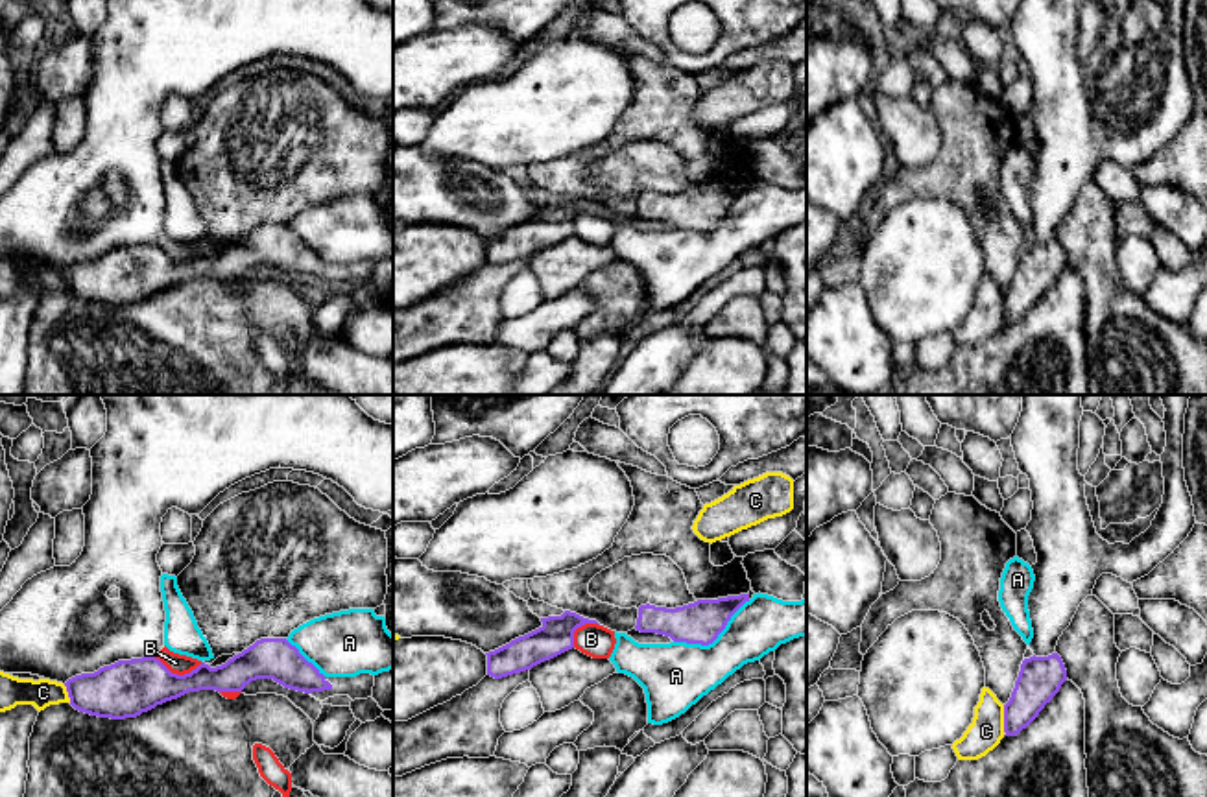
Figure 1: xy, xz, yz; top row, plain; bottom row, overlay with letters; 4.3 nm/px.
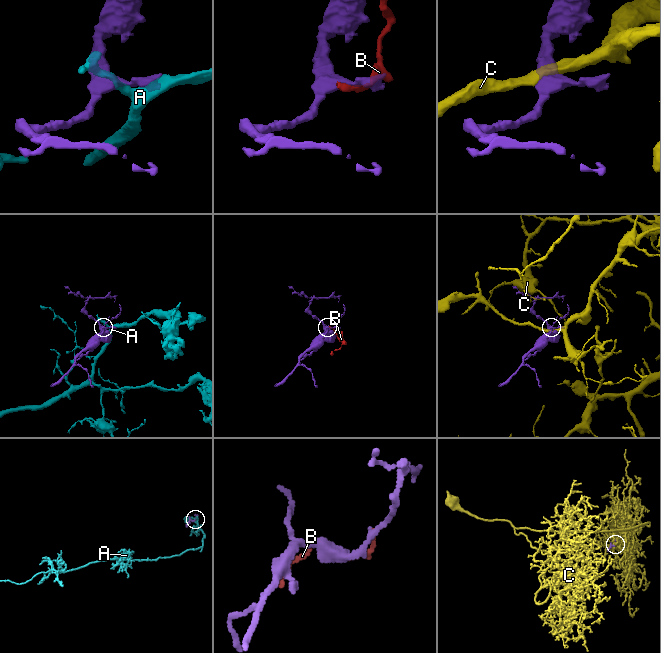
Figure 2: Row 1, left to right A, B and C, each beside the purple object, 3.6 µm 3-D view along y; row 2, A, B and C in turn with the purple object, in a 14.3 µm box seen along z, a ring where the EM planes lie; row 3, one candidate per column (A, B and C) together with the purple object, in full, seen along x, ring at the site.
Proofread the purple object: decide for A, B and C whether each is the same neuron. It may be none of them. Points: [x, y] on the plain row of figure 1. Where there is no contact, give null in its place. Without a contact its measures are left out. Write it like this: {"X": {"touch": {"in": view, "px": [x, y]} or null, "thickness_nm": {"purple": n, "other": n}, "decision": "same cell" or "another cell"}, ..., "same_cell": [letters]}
{"A": {"touch": {"in": "xz", "px": [715, 226]}, "thickness_nm": {"purple": 190, "other": 300}, "decision": "another cell"}, "B": {"touch": {"in": "xy", "px": [179, 262]}, "thickness_nm": {"purple": 260, "other": 90}, "decision": "another cell"}, "C": {"touch": {"in": "yz", "px": [1004, 307]}, "thickness_nm": {"purple": 190, "other": 150}, "decision": "another cell"}, "same_cell": []}

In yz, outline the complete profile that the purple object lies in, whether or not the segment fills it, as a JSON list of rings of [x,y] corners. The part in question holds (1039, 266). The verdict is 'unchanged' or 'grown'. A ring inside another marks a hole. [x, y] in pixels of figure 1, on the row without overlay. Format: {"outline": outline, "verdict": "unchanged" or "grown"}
{"outline": [[[1058,240],[1024,245],[1011,284],[1004,291],[1004,323],[1026,315],[1065,268],[1067,256]]], "verdict": "unchanged"}

